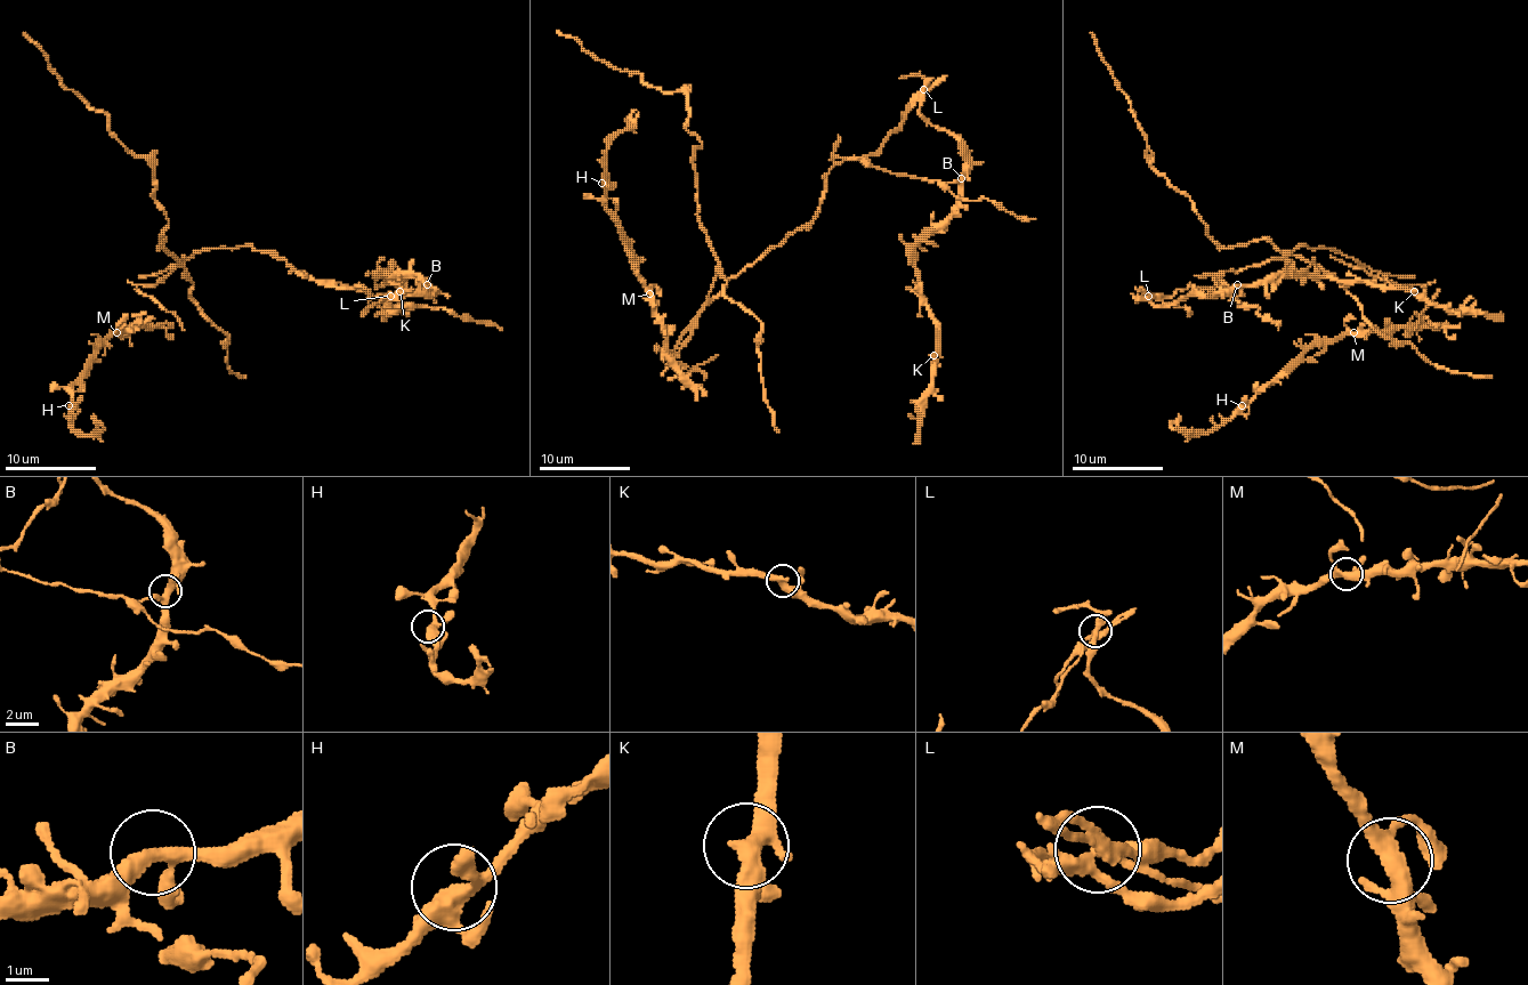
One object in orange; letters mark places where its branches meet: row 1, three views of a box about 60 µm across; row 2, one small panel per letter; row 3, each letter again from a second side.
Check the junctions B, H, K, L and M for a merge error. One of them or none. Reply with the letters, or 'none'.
L

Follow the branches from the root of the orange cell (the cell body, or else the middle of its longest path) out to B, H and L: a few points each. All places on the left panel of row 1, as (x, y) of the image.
B: (266, 252), (332, 287), (363, 287), (372, 296), (388, 296), (386, 305), (399, 296), (427, 296), (427, 284)
H: (266, 252), (204, 248), (158, 284), (130, 282), (166, 321), (114, 332), (73, 382), (69, 405)
L: (266, 252), (284, 259), (293, 271), (325, 280), (332, 287), (363, 287), (372, 296), (390, 296)

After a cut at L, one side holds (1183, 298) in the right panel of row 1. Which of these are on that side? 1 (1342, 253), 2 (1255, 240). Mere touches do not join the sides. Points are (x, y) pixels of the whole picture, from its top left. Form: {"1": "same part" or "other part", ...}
{"1": "other part", "2": "same part"}

